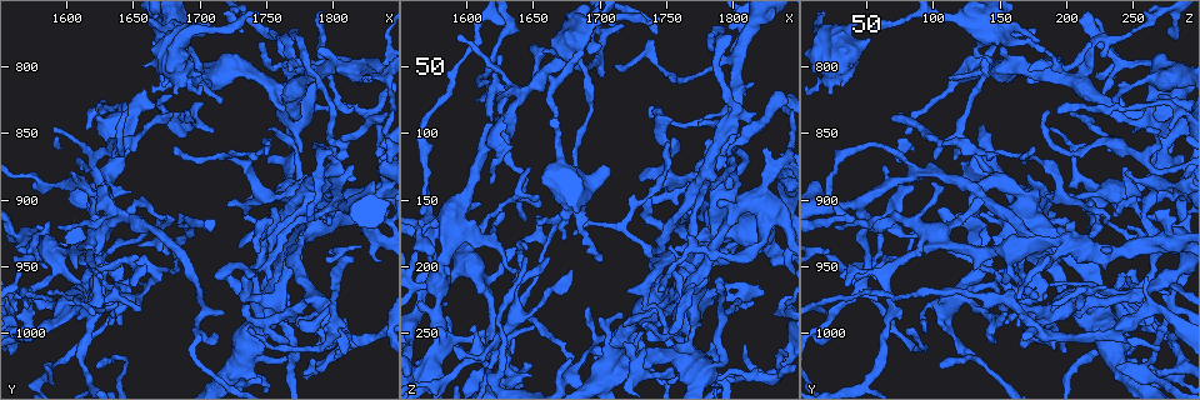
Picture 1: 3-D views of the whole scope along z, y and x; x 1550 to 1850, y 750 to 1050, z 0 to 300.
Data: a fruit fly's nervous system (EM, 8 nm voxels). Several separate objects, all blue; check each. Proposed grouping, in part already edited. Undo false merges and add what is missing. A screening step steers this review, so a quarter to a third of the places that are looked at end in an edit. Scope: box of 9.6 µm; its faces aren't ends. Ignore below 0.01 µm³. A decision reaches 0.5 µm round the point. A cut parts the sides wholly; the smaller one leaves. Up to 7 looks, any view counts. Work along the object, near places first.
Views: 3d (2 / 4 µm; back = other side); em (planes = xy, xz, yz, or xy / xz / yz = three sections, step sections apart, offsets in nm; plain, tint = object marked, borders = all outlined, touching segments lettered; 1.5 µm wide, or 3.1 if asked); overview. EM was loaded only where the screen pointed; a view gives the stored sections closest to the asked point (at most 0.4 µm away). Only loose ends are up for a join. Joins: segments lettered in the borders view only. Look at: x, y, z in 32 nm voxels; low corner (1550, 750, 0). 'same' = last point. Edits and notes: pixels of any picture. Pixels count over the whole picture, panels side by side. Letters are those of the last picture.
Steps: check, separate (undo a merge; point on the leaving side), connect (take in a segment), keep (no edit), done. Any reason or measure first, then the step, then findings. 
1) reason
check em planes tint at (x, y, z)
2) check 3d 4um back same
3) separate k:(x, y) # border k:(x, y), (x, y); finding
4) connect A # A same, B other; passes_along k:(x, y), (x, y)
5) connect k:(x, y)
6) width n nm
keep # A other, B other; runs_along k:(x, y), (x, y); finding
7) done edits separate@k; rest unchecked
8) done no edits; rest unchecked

tapers out
check em xz step 4 tint at (1810, 988, 258)

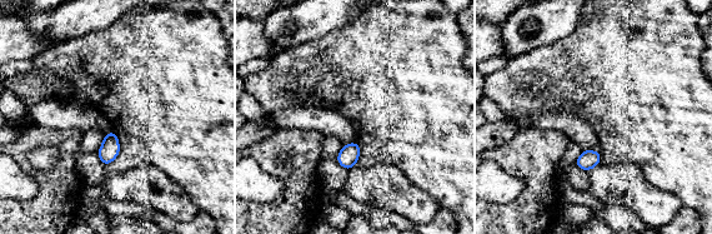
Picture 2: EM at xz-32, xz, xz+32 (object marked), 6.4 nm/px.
what lies round it
check em xz step 4 borders same

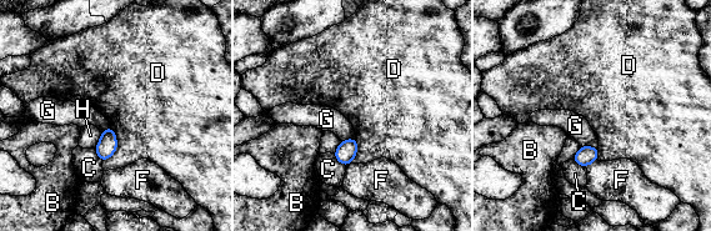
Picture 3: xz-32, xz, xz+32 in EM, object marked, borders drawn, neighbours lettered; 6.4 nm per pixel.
keep # B other, C other, D other, F other, G other, H other; border 3:(111, 126), (116, 150), (103, 161); none of them fits

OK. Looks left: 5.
check 3d 4um at (1754, 780, 282)

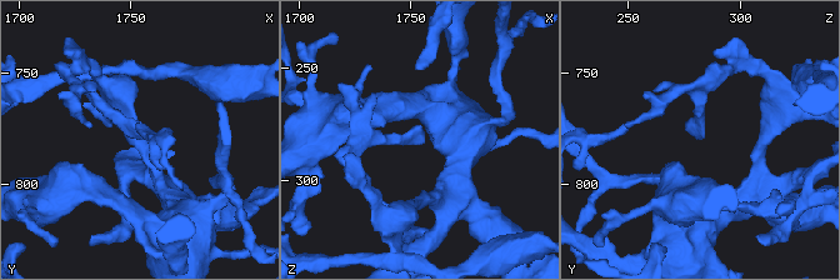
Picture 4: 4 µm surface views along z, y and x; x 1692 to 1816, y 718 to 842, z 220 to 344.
shape alone is not enough
check em planes borders at (1755, 779, 284)

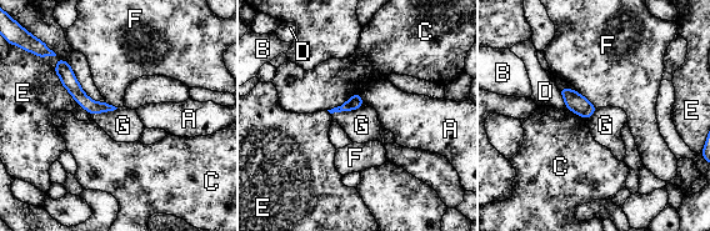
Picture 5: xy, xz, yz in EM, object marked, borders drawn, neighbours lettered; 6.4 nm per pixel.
keep # A other, B other, C other, D other, E other, F other, G other; none of them fits

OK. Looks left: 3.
check em xy step 4 borders at (1700, 806, 34)

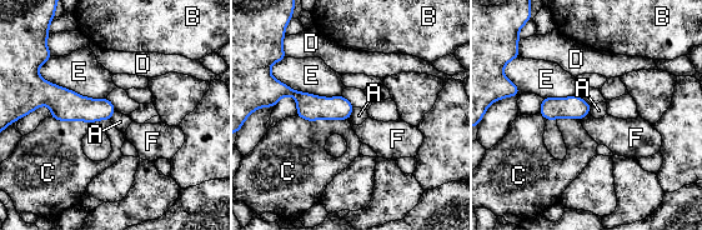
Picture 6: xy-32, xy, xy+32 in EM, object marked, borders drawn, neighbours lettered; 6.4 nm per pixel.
another direction
check em xz step 8 borders same

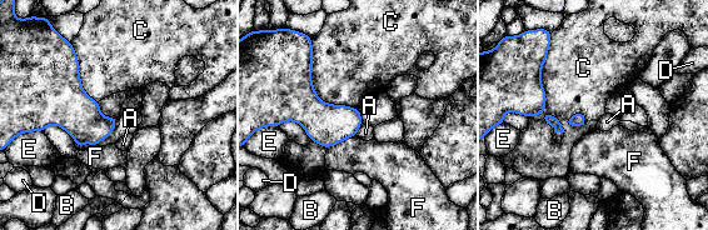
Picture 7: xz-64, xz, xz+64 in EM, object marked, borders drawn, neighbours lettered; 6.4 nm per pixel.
keep # A other, B other, C other, D other, E other, F other; border 7:(310, 44), (315, 94), (358, 109); no lettered segment goes on from it

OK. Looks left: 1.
done no edits; rest unchecked

